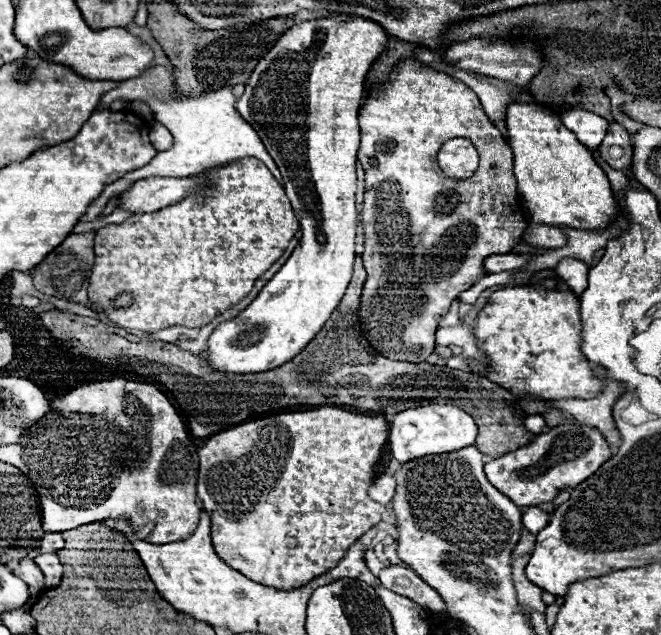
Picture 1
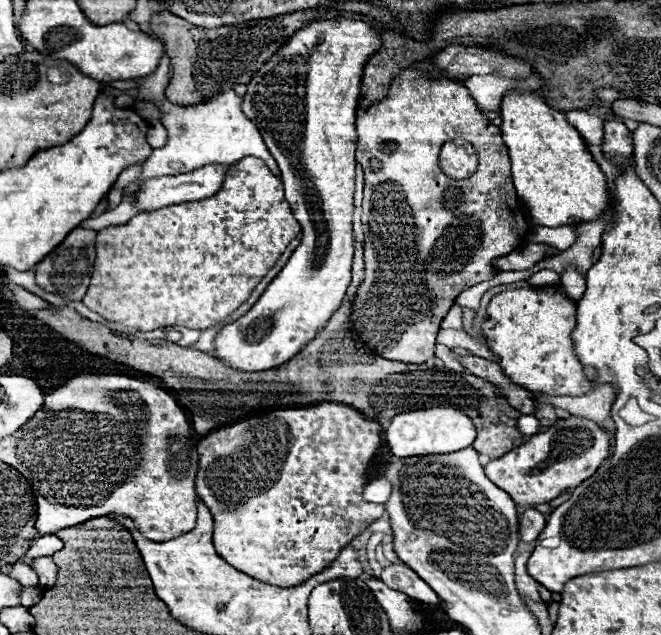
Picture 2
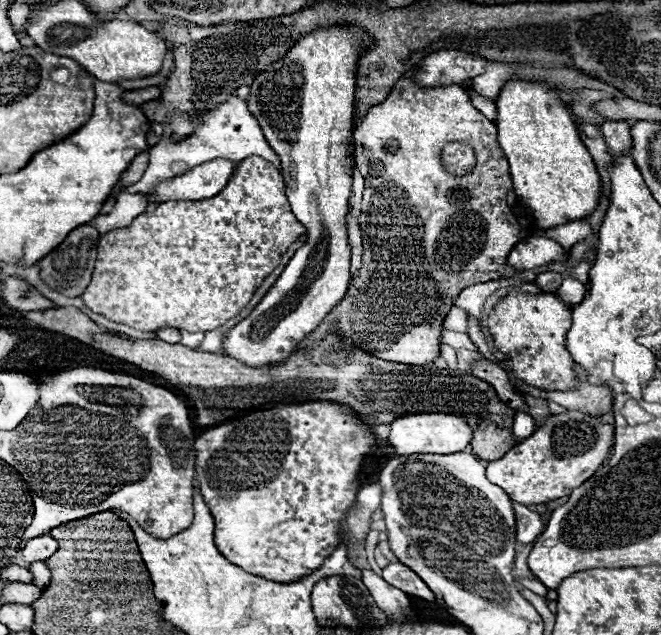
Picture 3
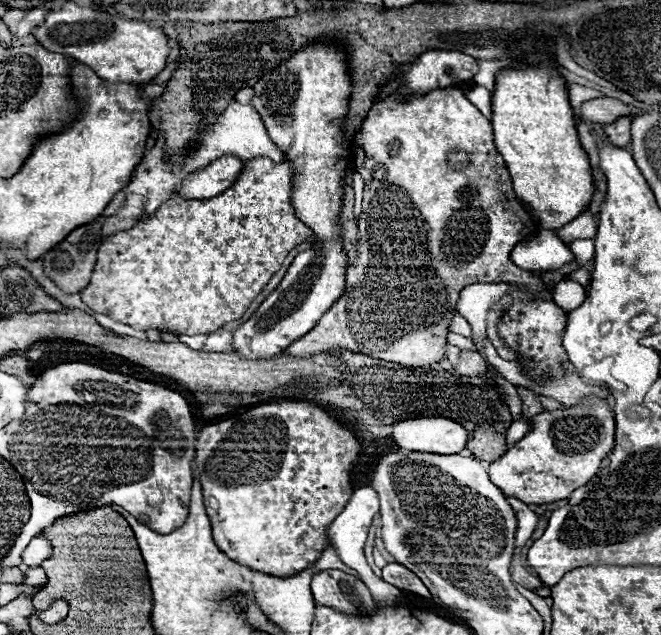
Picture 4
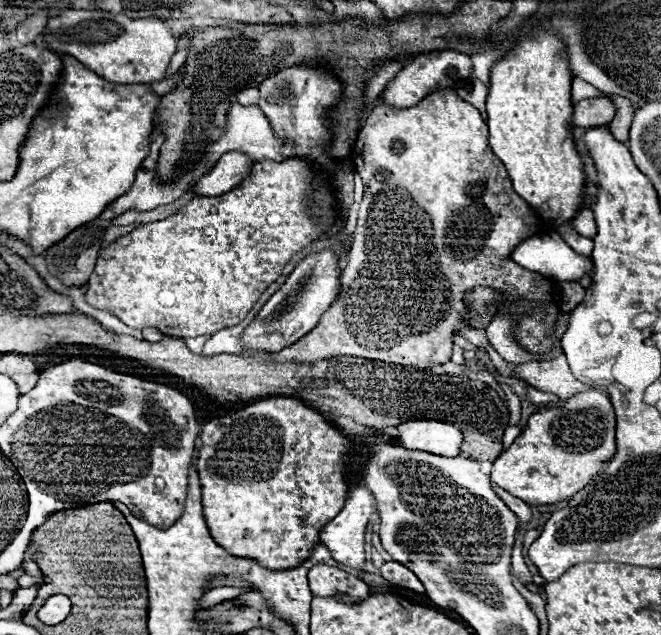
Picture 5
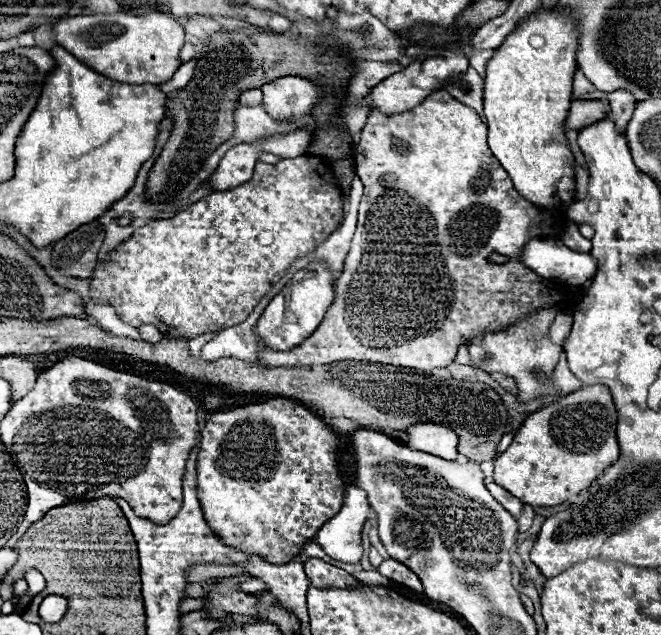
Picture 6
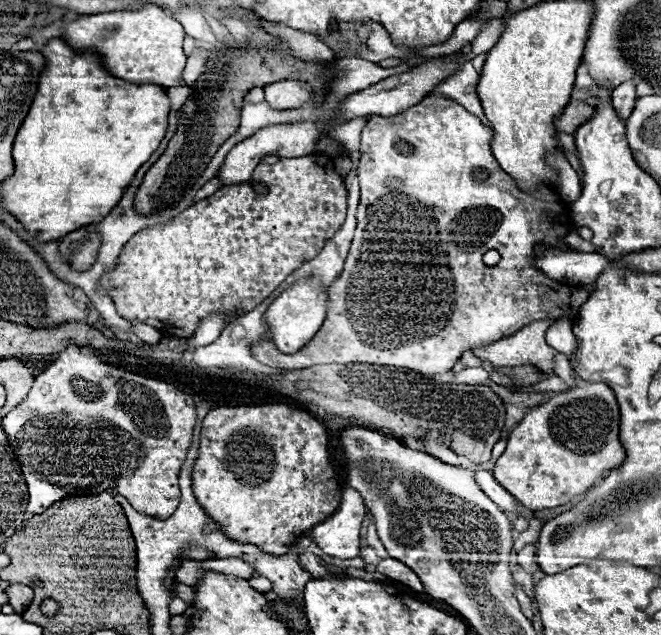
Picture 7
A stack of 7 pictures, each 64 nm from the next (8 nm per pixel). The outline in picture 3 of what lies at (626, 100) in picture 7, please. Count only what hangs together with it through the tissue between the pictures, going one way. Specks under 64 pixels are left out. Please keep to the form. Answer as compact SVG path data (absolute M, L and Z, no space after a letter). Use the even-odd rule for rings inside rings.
M624 120L604 122L604 124L602 124L602 134L604 134L604 138L606 138L608 152L610 152L612 156L628 154L628 150L632 148L630 126L628 126L628 122L624 122Z

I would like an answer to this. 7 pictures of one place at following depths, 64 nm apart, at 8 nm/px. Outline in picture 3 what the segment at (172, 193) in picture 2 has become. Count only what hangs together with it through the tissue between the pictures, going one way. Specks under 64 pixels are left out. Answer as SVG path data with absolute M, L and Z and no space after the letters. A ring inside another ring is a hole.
M226 158L200 164L174 180L160 182L150 200L156 200L158 204L166 200L206 200L226 188L230 182L228 178L234 174L234 168L236 162Z

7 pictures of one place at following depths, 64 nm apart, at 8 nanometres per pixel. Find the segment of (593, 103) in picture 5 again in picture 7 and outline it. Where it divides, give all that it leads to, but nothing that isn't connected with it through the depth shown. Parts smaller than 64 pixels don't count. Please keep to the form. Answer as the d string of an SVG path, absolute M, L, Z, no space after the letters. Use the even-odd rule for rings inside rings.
M572 100L566 104L564 112L554 120L554 128L558 132L566 132L566 134L574 134L574 130L584 124L590 116L594 114L594 108L582 100Z

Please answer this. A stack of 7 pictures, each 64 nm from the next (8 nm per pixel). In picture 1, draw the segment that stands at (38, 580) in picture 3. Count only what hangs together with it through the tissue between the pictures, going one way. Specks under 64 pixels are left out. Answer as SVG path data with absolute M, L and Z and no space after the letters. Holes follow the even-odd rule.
M40 554L34 558L36 566L44 574L44 584L46 586L58 586L58 580L62 578L62 564L56 554Z

